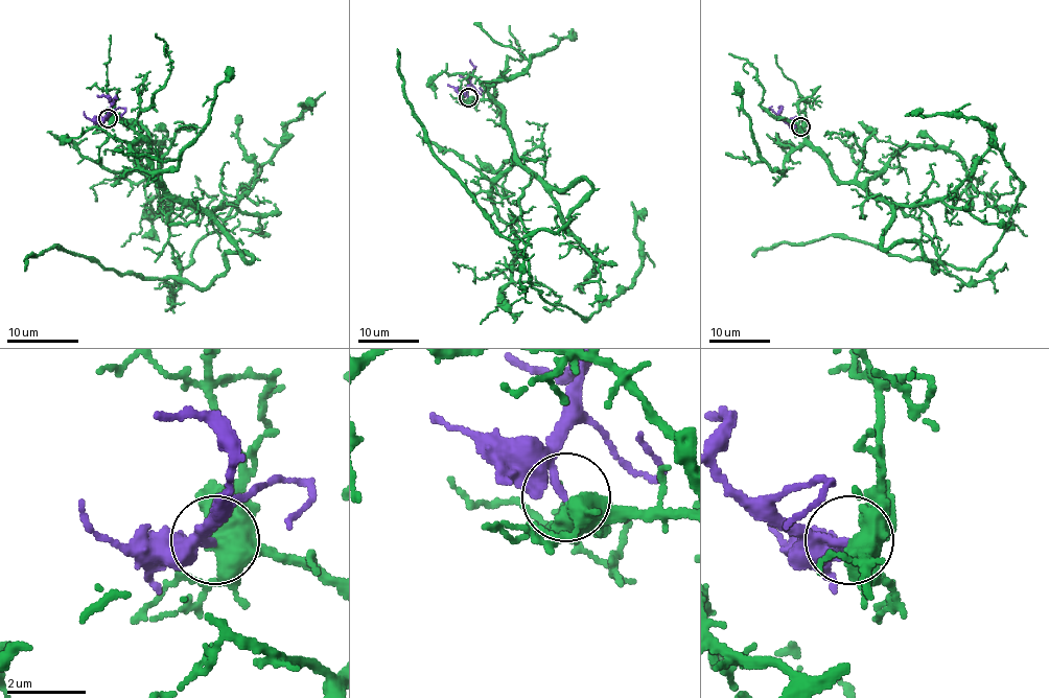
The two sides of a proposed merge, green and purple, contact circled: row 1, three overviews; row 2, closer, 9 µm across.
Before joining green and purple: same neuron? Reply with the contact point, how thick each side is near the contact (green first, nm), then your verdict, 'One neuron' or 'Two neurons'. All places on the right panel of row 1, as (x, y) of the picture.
Place: (800, 126). Thickness 440 nm (green) against 260 nm. One neuron

